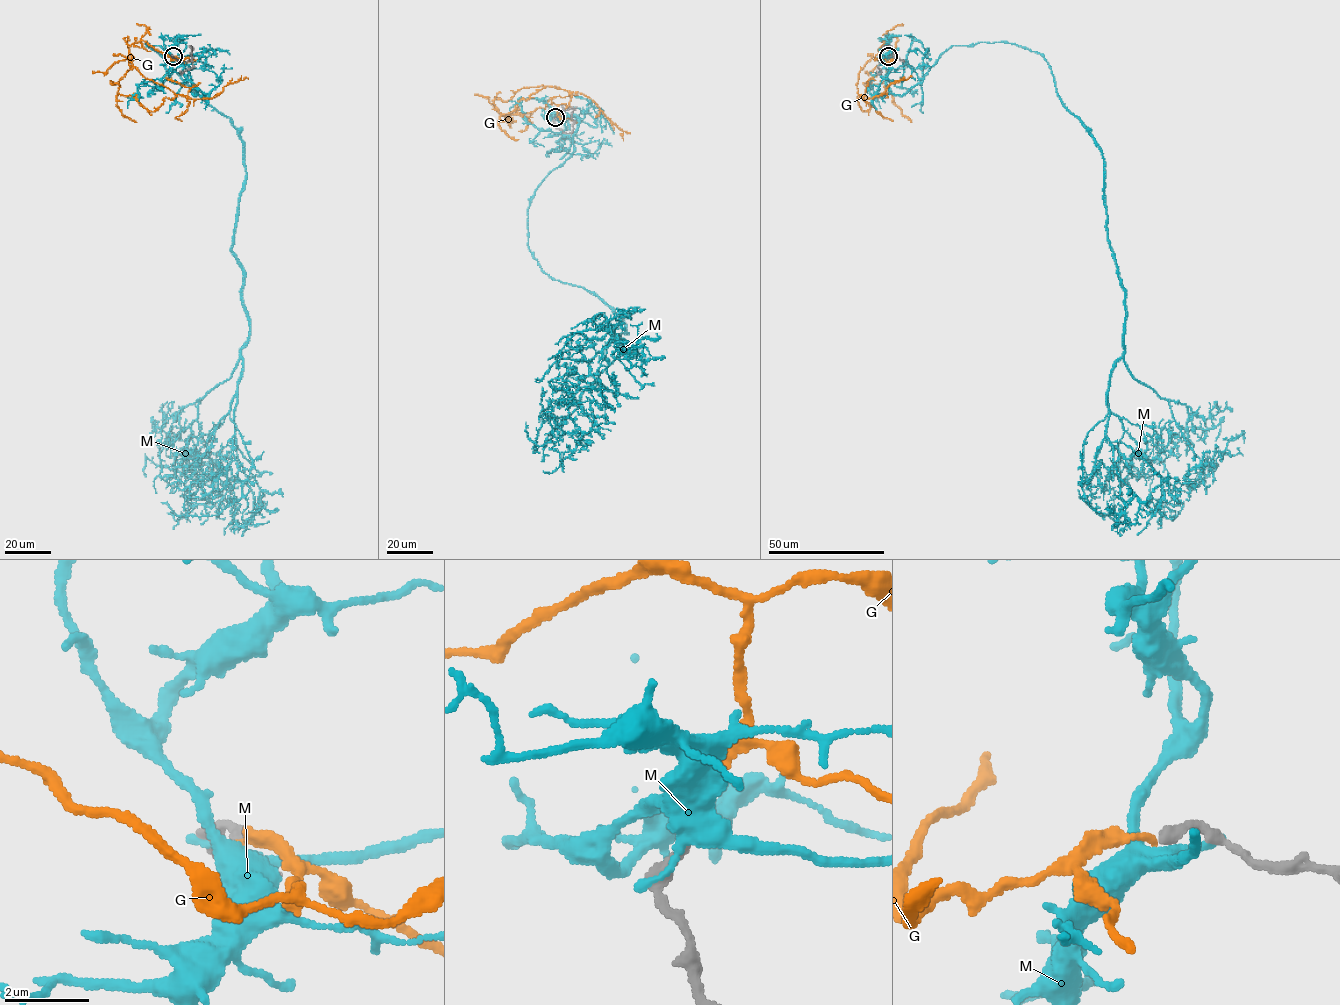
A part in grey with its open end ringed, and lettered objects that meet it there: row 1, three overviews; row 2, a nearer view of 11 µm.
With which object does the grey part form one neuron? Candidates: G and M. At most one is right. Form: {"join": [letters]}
{"join": ["G"]}

